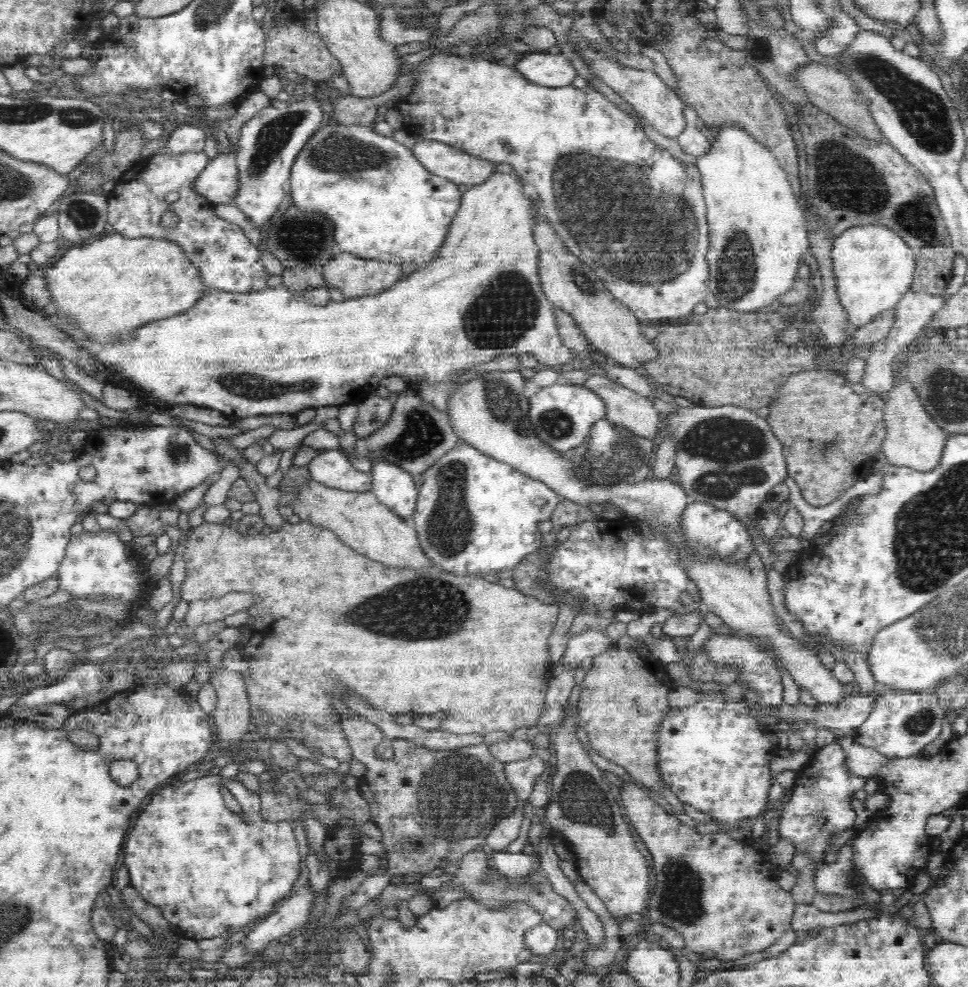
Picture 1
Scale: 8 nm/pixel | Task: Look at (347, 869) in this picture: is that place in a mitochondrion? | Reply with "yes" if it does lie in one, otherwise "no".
no

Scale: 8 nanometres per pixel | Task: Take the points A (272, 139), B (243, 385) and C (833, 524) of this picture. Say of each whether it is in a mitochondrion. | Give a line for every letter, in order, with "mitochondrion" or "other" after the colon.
A: mitochondrion
B: mitochondrion
C: other

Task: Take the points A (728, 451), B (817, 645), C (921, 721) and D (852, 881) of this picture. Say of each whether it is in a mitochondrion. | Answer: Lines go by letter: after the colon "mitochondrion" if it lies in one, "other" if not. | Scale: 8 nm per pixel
A: mitochondrion
B: other
C: mitochondrion
D: mitochondrion

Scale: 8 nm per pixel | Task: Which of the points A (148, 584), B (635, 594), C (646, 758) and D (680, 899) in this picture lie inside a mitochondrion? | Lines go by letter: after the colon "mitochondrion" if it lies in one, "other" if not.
A: other
B: other
C: other
D: mitochondrion

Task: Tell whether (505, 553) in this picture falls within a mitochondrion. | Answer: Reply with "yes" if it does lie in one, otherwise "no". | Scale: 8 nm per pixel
no

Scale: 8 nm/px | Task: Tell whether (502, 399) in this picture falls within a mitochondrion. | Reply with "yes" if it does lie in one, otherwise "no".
yes

